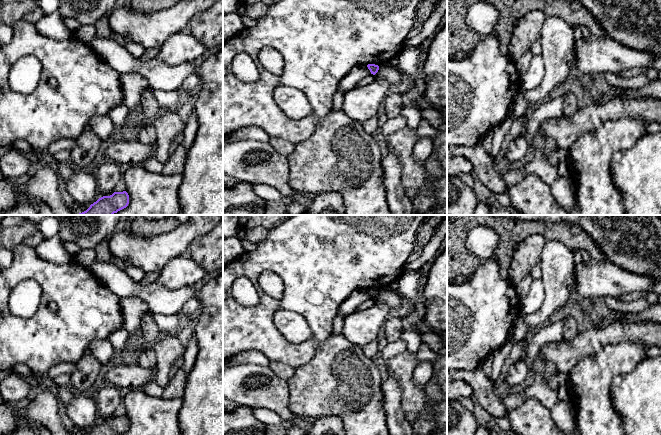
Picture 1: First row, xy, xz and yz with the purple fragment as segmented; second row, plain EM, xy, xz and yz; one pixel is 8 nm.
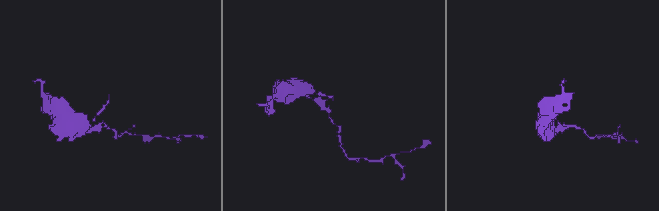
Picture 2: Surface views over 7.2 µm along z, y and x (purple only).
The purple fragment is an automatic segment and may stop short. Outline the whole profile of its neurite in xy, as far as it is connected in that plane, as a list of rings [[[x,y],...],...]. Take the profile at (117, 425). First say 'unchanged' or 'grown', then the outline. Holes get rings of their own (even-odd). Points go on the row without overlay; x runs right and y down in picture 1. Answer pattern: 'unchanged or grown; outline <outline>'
unchanged; outline [[[126,415],[114,416],[110,420],[103,420],[90,429],[86,435],[120,435],[129,428],[129,419]]]

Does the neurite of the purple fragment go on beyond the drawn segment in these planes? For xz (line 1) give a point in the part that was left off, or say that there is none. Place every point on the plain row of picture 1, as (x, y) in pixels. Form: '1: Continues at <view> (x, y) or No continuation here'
1: No continuation here

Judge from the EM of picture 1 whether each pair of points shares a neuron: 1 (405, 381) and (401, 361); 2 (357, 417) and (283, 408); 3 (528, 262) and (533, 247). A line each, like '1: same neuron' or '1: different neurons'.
1: same neuron
2: different neurons
3: same neuron

